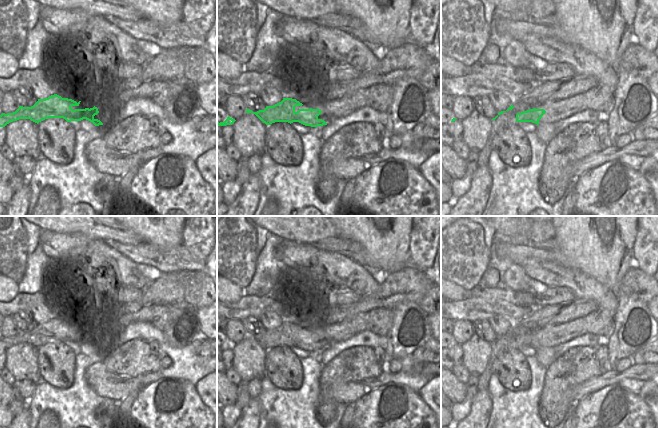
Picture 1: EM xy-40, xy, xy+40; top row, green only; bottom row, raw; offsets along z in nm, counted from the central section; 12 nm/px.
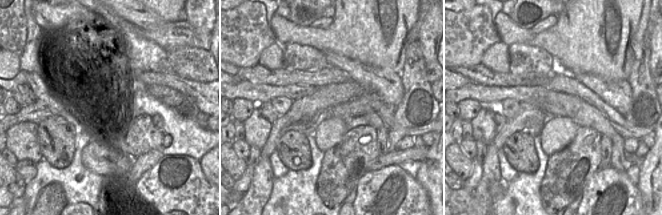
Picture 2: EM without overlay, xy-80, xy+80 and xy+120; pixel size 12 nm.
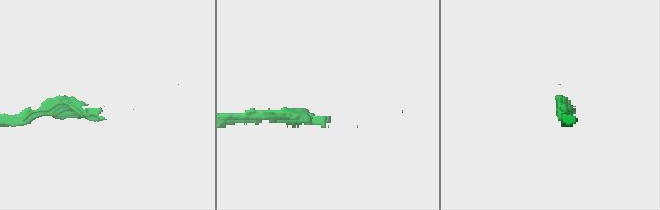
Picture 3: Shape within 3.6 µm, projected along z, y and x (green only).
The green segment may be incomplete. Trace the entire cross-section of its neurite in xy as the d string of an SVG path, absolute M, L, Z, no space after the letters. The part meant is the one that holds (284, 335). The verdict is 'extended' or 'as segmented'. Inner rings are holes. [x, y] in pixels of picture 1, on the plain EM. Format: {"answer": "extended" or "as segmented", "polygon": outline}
{"answer": "extended", "polygon": "M377 307L366 313L360 313L352 318L347 318L343 322L338 322L334 325L324 325L318 329L312 330L310 333L299 333L295 335L296 330L302 330L303 328L292 322L283 322L283 324L273 330L266 330L264 334L253 336L246 333L246 337L255 338L263 347L270 349L275 346L299 346L305 350L318 351L327 349L333 344L341 341L345 341L351 338L353 335L361 331L371 331L381 337L387 337L393 326L393 320L395 318L394 309L387 307Z"}

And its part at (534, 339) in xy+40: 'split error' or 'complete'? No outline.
split error

